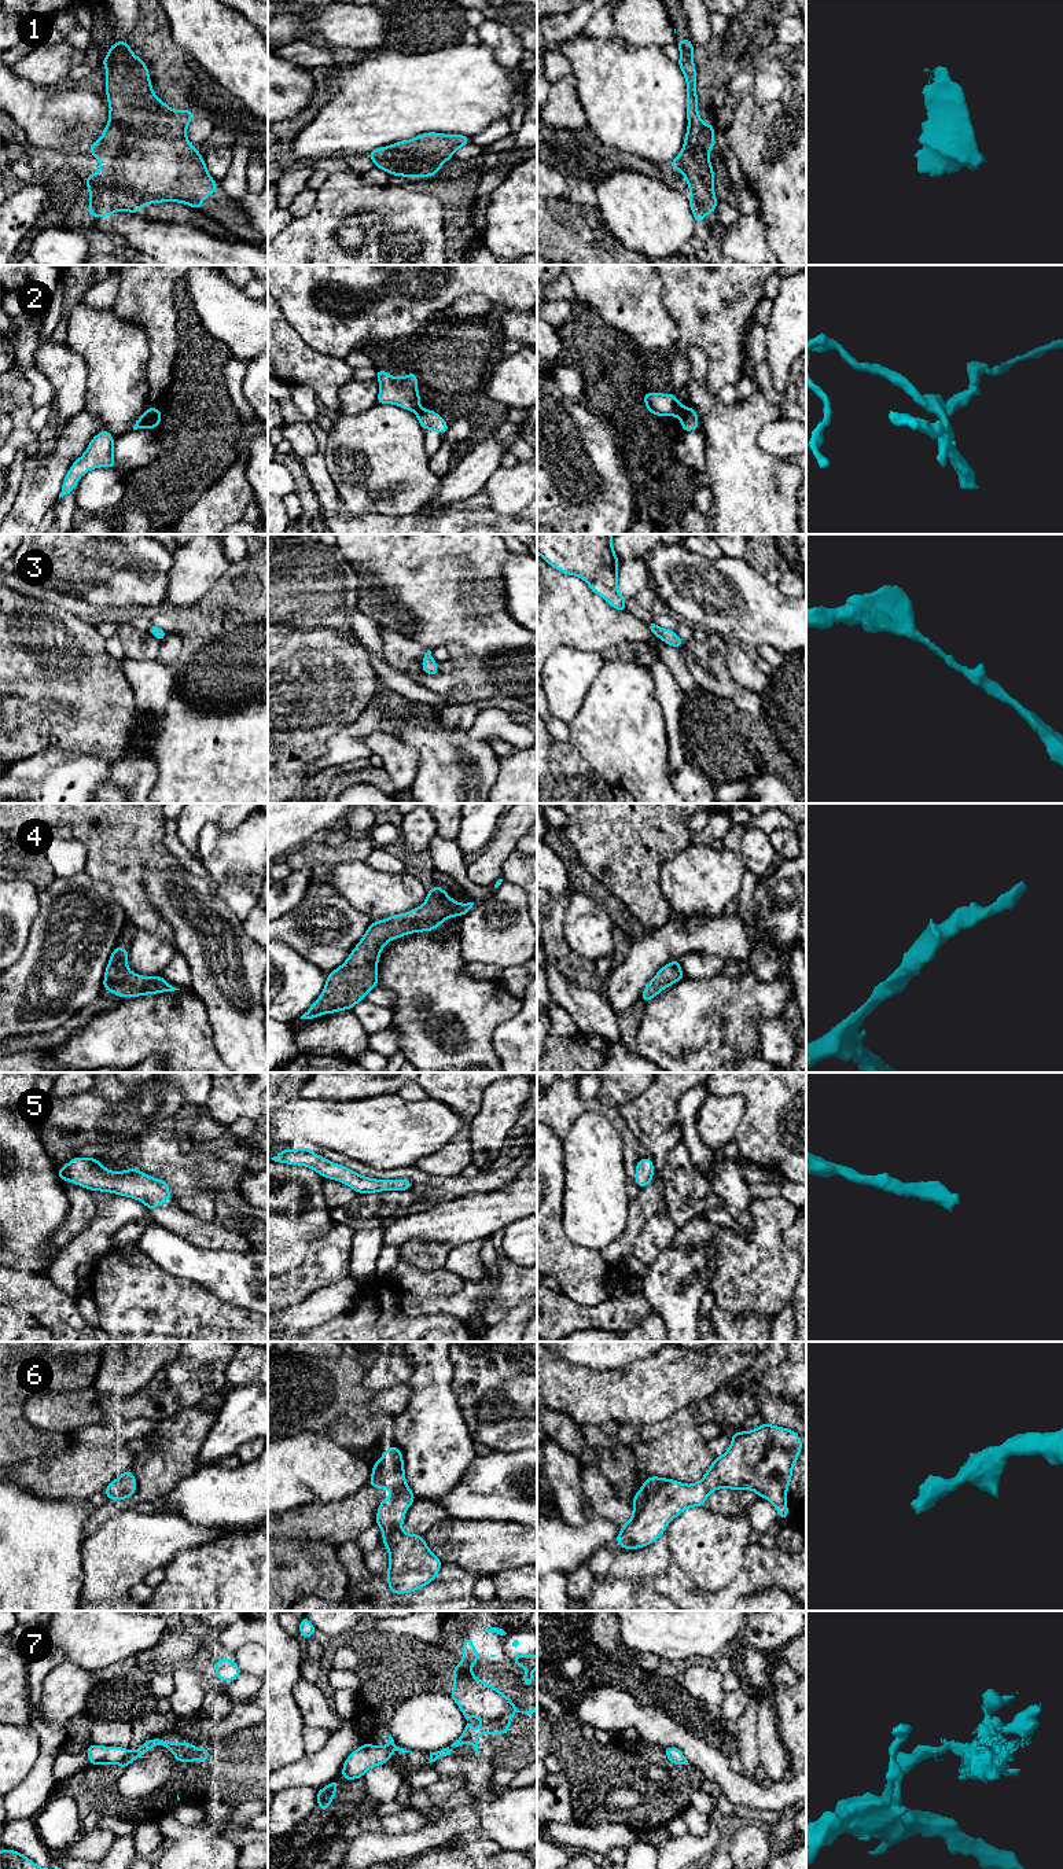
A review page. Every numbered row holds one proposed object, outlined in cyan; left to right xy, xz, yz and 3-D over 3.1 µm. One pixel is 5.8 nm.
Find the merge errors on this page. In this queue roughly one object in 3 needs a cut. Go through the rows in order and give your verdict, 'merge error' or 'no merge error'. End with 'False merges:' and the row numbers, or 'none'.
1: no merge error
2: merge error
3: no merge error
4: no merge error
5: no merge error
6: no merge error
7: merge error
False merges: 2, 7

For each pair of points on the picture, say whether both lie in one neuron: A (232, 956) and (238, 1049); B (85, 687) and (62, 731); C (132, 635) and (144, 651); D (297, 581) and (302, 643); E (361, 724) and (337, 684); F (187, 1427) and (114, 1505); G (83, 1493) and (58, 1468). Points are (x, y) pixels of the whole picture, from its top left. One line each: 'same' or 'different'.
A: same
B: same
C: same
D: different
E: different
F: same
G: same

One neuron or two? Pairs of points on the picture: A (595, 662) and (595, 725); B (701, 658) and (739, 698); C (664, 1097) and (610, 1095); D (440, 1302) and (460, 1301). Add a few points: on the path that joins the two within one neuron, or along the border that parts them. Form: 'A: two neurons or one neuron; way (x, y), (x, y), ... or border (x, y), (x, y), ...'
A: two neurons; border (606, 662), (580, 706)
B: one neuron; way (709, 668), (729, 688)
C: two neurons; border (648, 1086), (632, 1100), (617, 1107)
D: one neuron; way (445, 1302), (455, 1302)

